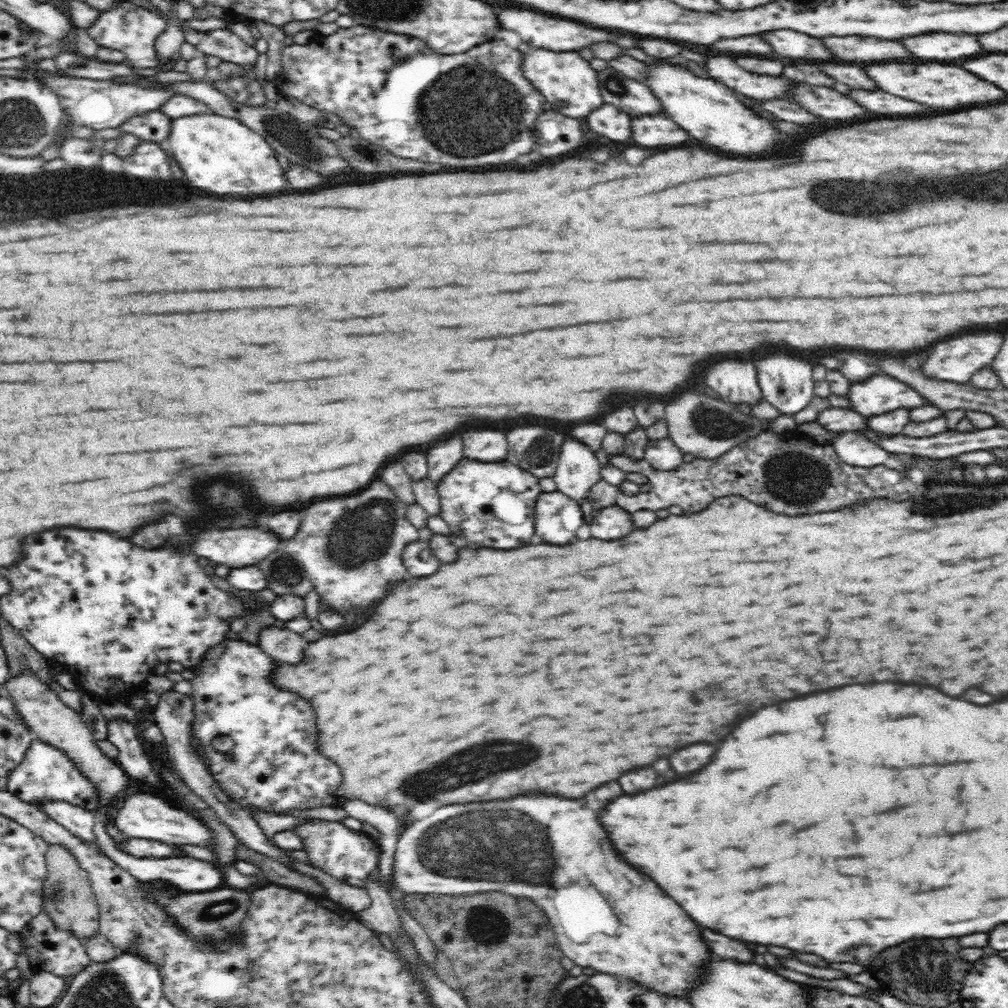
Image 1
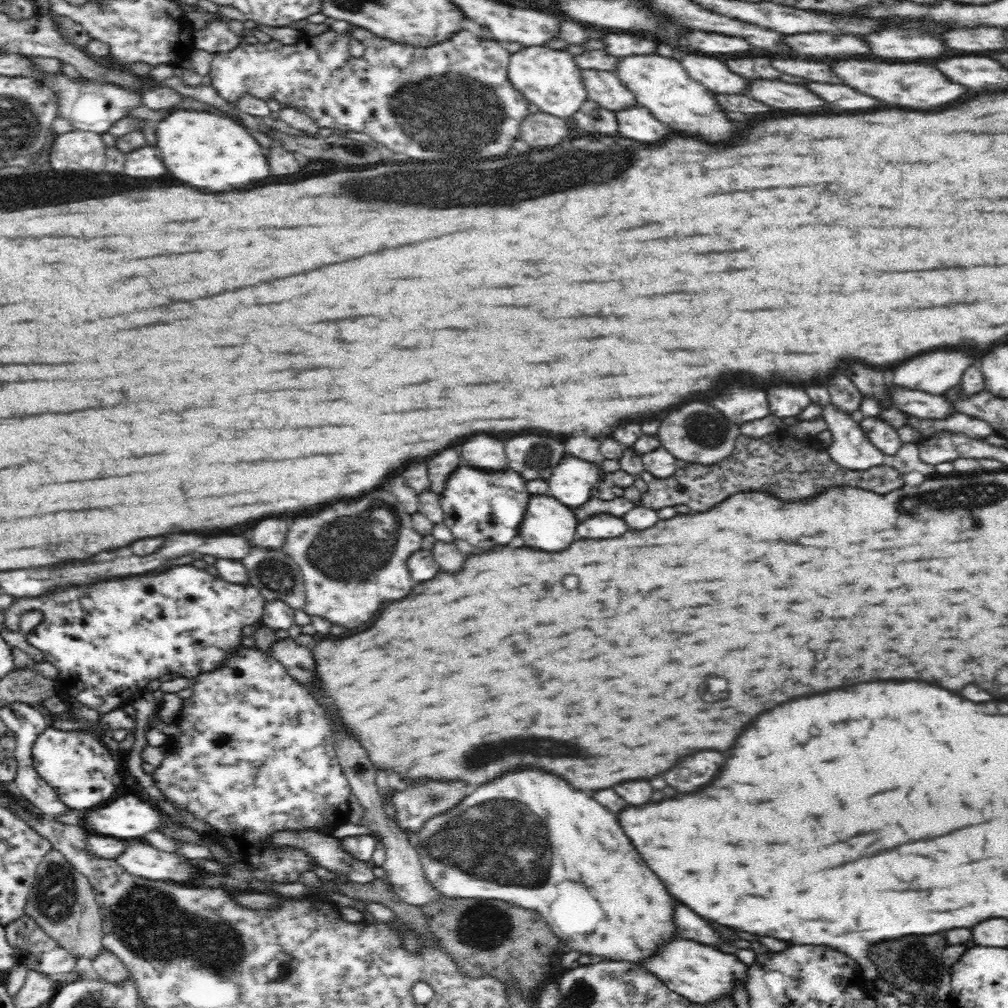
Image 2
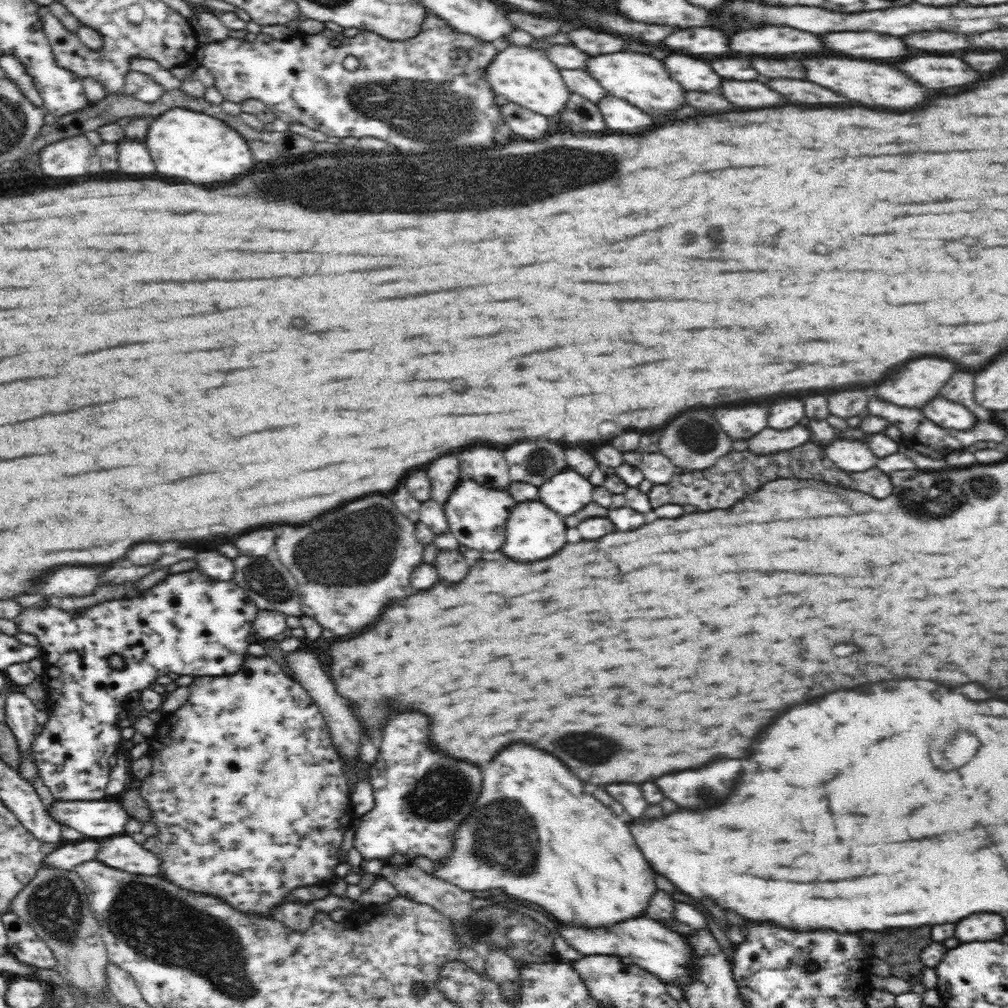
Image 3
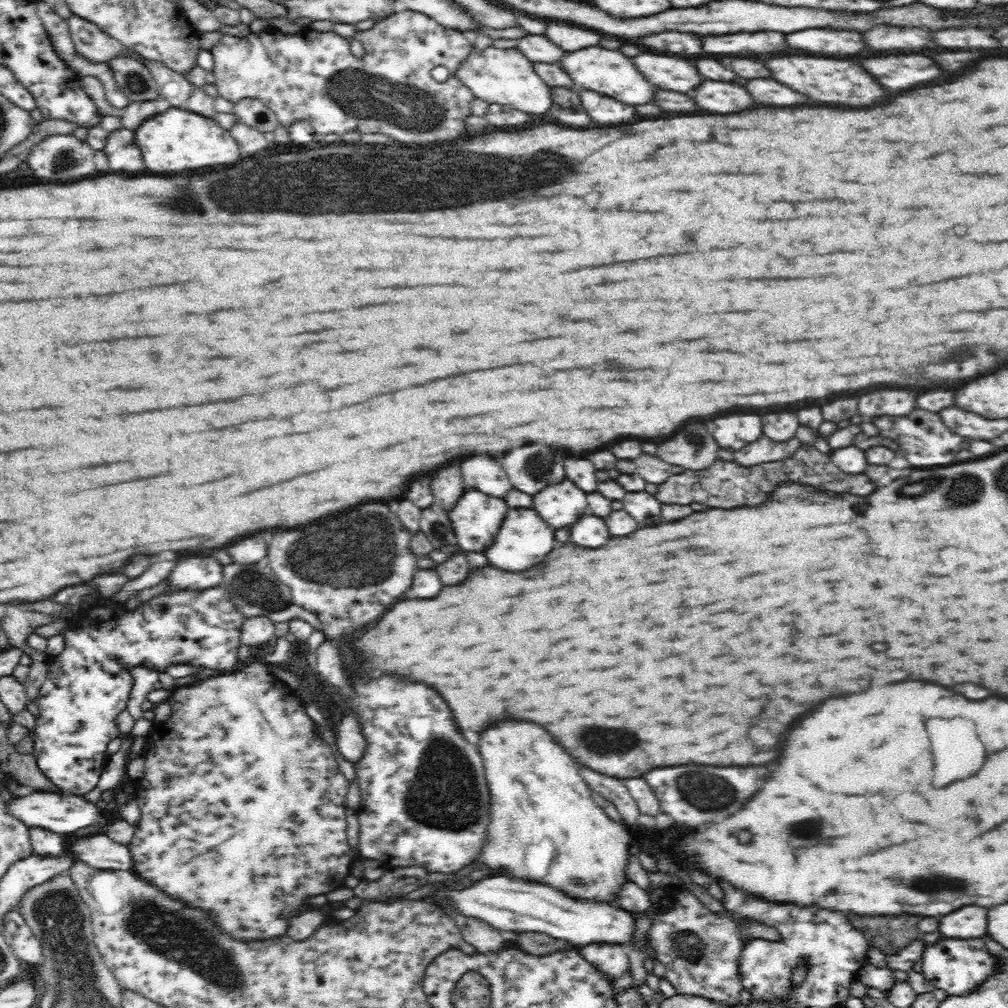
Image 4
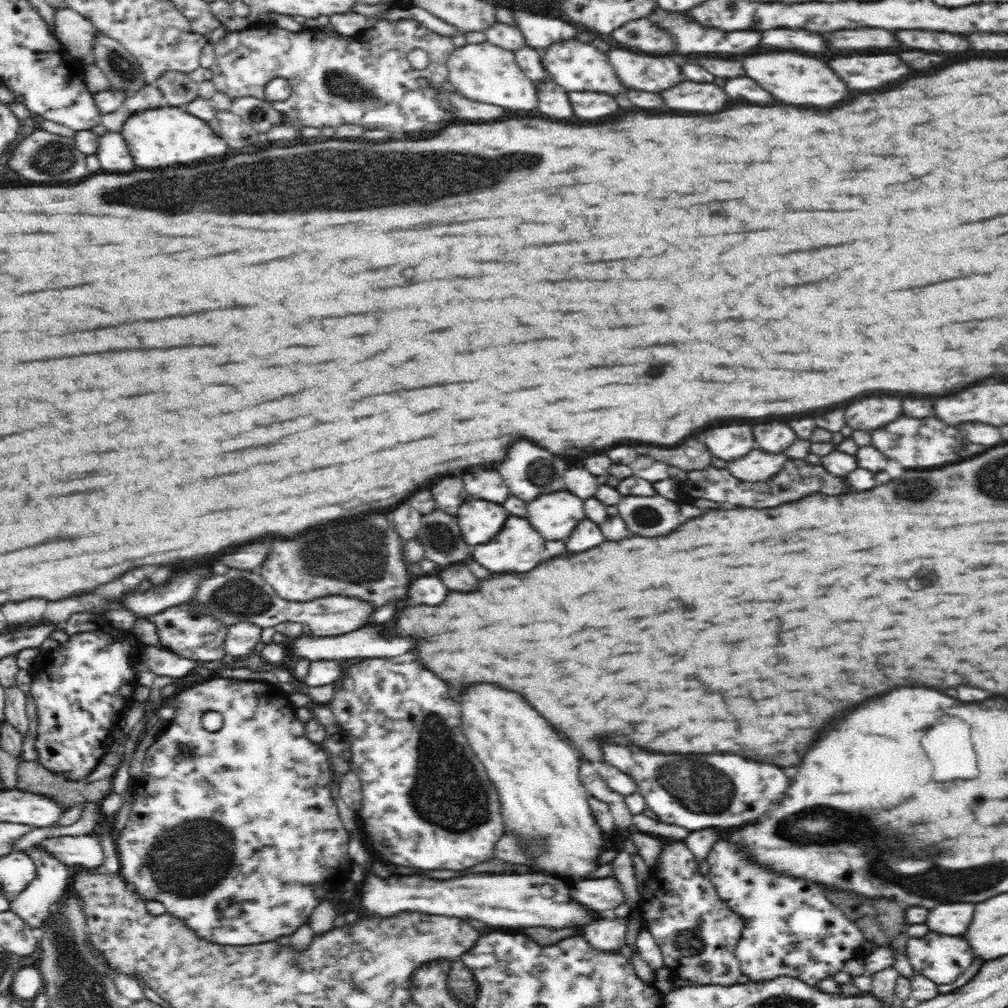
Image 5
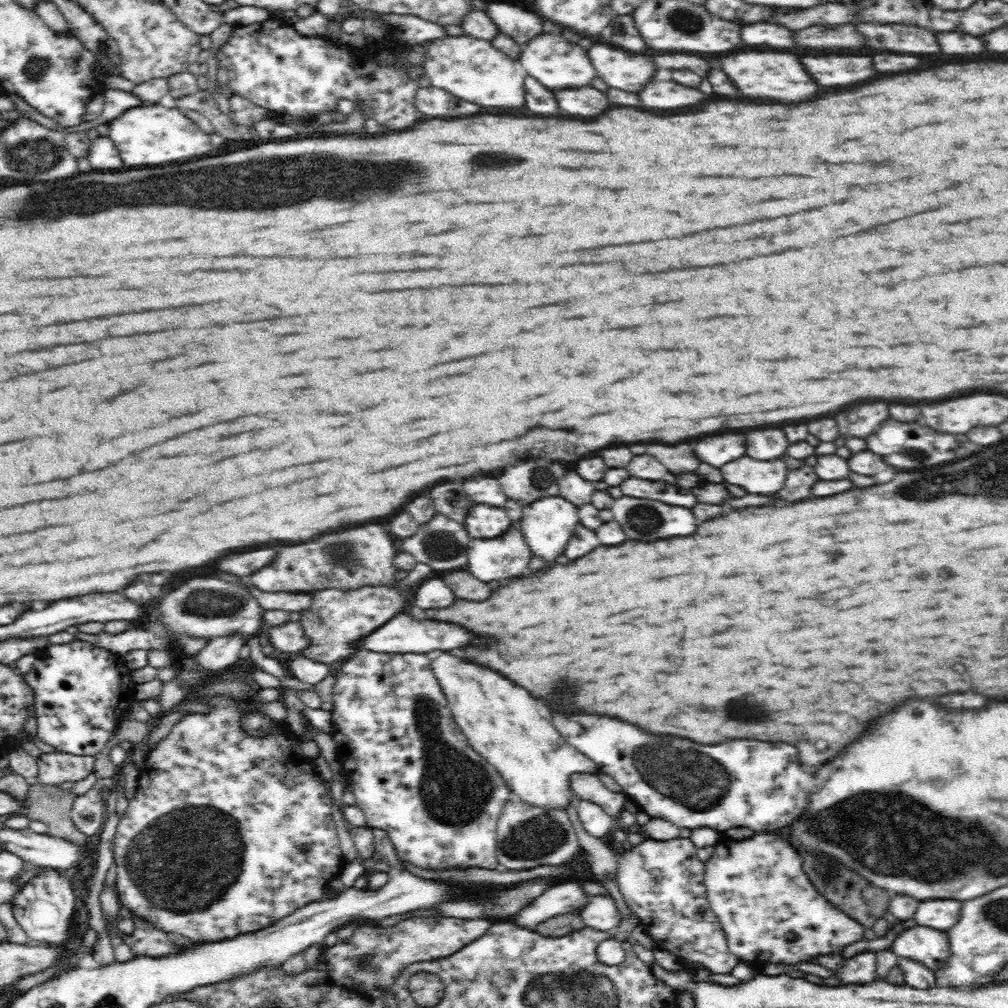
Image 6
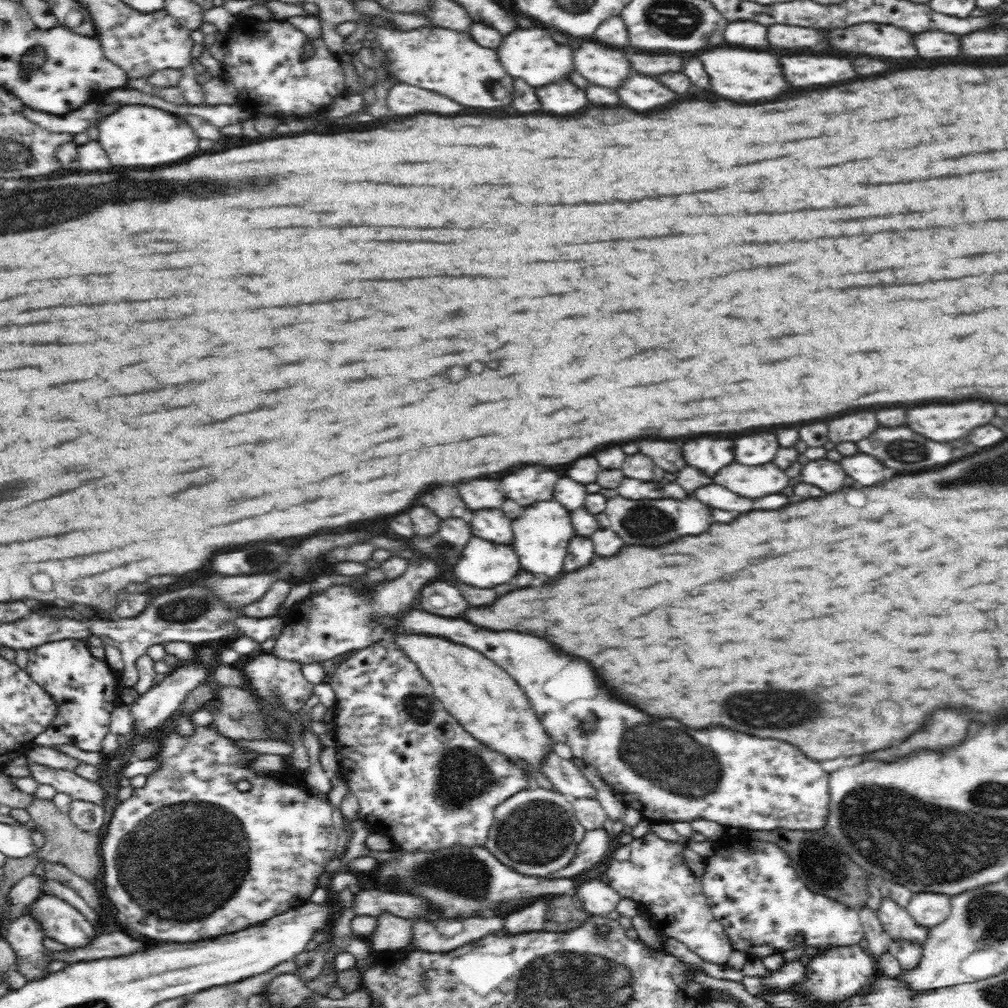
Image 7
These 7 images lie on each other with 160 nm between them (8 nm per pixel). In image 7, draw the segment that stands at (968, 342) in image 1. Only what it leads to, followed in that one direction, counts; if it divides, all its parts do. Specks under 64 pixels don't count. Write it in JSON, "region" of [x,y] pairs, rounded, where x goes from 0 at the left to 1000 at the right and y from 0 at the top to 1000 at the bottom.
{"region":[[[853,409],[853,411],[843,411],[837,415],[829,415],[821,419],[821,437],[827,440],[833,438],[851,438],[865,431],[869,427],[869,415],[867,409]]]}

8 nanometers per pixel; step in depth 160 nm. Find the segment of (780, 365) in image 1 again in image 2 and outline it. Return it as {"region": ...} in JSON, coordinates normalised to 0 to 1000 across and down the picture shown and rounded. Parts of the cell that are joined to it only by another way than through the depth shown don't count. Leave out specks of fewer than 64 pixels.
{"region":[[[770,383],[764,385],[760,393],[764,397],[763,409],[774,416],[792,414],[804,401],[802,391],[790,383]]]}

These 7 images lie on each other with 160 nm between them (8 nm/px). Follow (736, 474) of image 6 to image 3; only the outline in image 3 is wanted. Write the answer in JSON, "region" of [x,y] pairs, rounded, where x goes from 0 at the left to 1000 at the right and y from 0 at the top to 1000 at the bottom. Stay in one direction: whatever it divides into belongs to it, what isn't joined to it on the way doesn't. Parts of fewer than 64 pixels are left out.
{"region":[[[794,421],[782,427],[766,427],[760,424],[742,437],[741,446],[752,452],[764,452],[764,450],[781,447],[802,438],[802,426]]]}

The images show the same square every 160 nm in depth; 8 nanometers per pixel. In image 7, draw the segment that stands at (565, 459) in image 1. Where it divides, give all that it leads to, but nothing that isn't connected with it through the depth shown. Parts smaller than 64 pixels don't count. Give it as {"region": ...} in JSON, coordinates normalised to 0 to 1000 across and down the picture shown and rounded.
{"region":[[[550,496],[534,498],[530,502],[522,502],[520,510],[508,518],[510,524],[510,548],[514,552],[516,563],[526,567],[528,571],[540,573],[544,579],[558,571],[558,560],[562,552],[562,544],[567,534],[567,522],[563,514],[563,506]]]}

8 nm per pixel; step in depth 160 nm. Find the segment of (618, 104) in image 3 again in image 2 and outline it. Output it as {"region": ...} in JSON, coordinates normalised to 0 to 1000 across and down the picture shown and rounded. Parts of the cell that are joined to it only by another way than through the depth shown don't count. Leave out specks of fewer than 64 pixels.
{"region":[[[633,103],[608,110],[613,124],[613,133],[635,141],[653,141],[663,135],[657,121],[647,117],[647,112]]]}

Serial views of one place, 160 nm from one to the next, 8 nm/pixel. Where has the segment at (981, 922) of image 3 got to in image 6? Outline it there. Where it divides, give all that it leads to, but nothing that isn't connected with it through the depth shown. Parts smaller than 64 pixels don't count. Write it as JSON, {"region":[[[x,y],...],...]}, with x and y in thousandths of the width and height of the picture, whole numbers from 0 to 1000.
{"region":[[[922,891],[911,894],[906,911],[912,918],[938,924],[952,909],[952,895],[946,892]]]}

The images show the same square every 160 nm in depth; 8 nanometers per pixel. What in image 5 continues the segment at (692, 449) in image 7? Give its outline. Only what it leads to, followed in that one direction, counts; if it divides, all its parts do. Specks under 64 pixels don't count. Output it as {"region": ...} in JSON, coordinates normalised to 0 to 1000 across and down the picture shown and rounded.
{"region":[[[740,421],[706,425],[696,431],[696,438],[706,452],[718,458],[732,456],[751,444],[750,438],[746,435],[746,425]]]}

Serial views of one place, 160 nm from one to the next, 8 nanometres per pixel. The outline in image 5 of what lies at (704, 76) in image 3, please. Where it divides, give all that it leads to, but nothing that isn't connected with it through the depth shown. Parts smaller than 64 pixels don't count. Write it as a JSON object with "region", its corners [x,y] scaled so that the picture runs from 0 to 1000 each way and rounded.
{"region":[[[603,50],[601,60],[609,65],[613,81],[625,89],[655,91],[677,79],[673,65],[663,56],[635,56],[623,50]]]}

